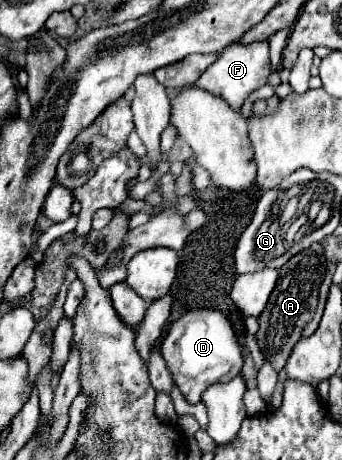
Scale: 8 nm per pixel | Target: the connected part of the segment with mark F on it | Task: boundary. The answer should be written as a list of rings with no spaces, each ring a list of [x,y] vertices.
[[[268,40],[250,42],[250,44],[236,42],[236,44],[230,44],[228,48],[224,48],[220,58],[200,76],[200,80],[196,80],[194,86],[204,88],[204,90],[212,92],[214,96],[224,98],[234,110],[240,110],[244,100],[254,90],[268,84],[270,74],[272,74],[272,68],[270,68],[270,56],[268,56]]]

